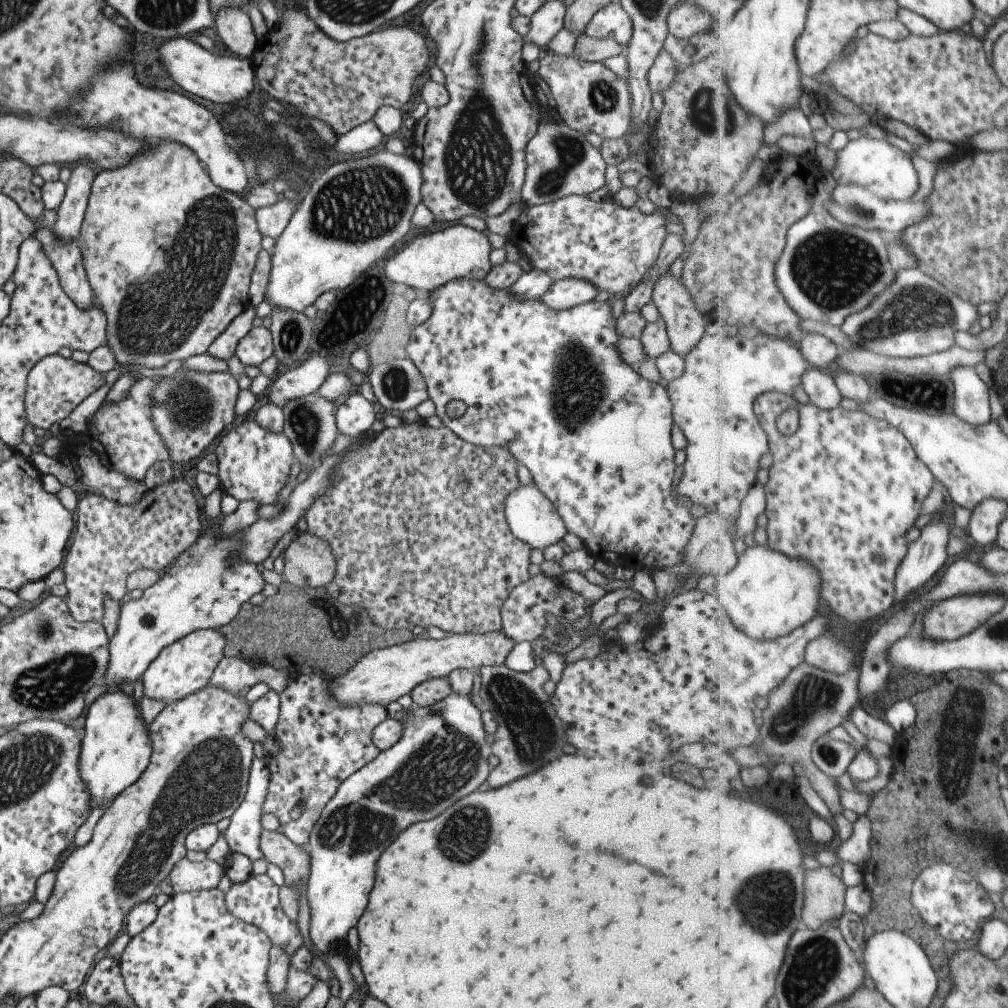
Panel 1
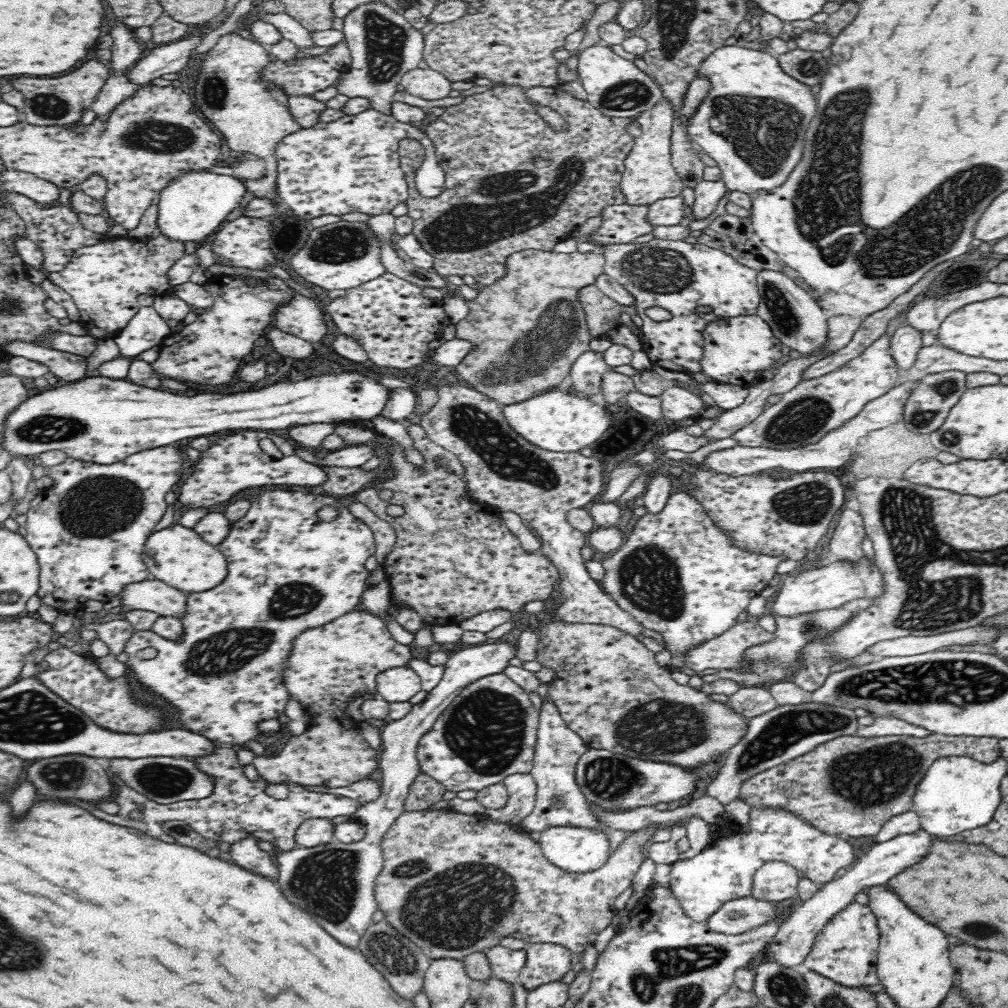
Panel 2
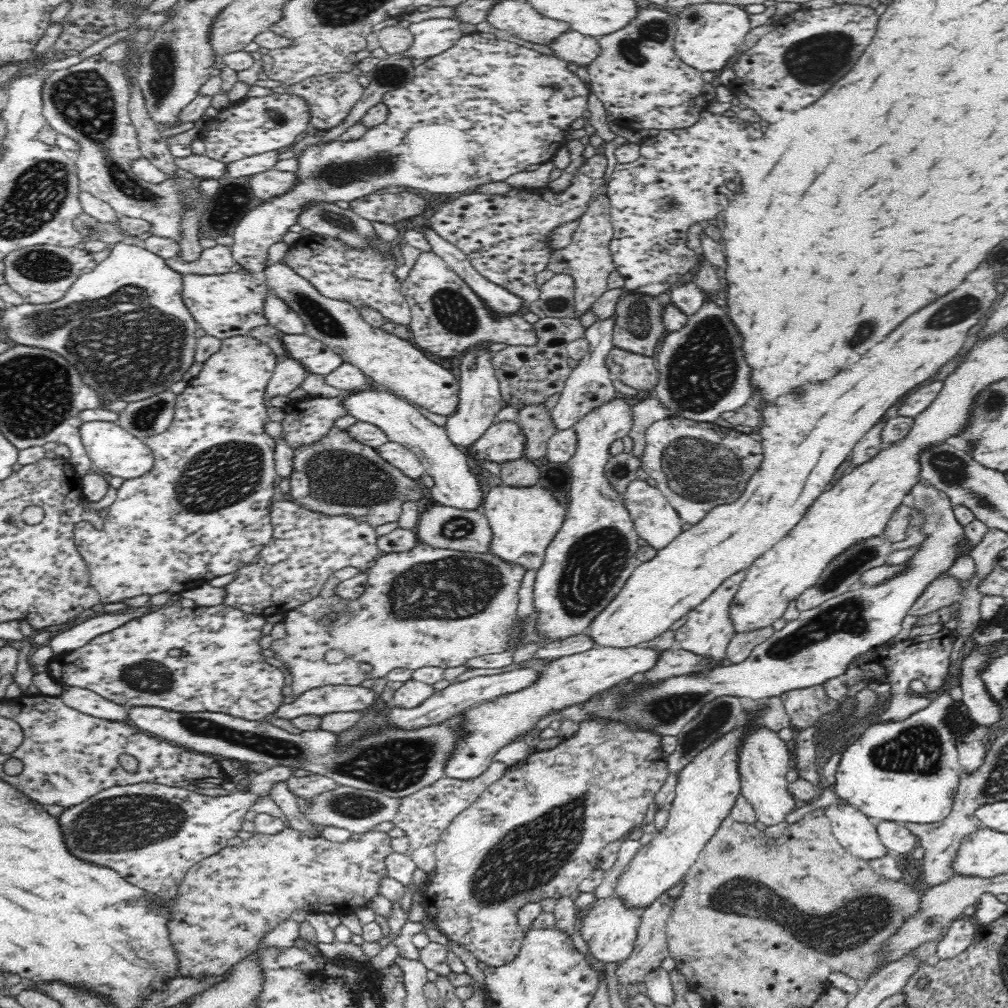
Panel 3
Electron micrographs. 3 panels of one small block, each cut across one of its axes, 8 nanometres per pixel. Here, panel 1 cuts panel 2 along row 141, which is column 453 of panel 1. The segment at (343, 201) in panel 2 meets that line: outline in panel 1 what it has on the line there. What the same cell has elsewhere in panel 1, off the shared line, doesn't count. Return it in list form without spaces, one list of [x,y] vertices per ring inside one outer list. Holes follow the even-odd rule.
[[[451,280],[433,292],[426,293],[427,298],[431,300],[431,314],[425,322],[415,325],[409,331],[408,340],[404,346],[409,362],[415,365],[419,374],[423,376],[425,382],[425,392],[427,400],[430,400],[435,407],[435,416],[437,416],[443,427],[449,428],[455,436],[466,440],[473,445],[479,446],[501,446],[509,454],[529,470],[531,478],[537,486],[537,490],[553,504],[557,514],[563,520],[566,532],[575,534],[583,549],[587,550],[595,559],[613,560],[613,562],[627,562],[627,550],[631,548],[631,554],[635,548],[639,548],[639,556],[653,556],[655,564],[671,566],[674,568],[682,562],[682,551],[690,542],[692,529],[696,522],[696,516],[699,512],[693,509],[688,503],[676,497],[675,464],[673,458],[675,450],[670,442],[670,430],[672,427],[672,405],[666,394],[664,383],[653,383],[647,381],[633,371],[628,364],[625,364],[617,350],[615,344],[619,336],[615,334],[615,319],[612,318],[611,306],[607,302],[589,300],[577,306],[571,306],[567,310],[553,310],[547,308],[547,304],[539,302],[539,298],[533,300],[513,300],[511,294],[507,294],[507,288],[489,288],[479,280]],[[451,400],[462,400],[465,403],[465,412],[459,418],[451,418],[445,413],[445,404]],[[653,544],[667,544],[671,550],[669,554],[649,554],[649,548]]]

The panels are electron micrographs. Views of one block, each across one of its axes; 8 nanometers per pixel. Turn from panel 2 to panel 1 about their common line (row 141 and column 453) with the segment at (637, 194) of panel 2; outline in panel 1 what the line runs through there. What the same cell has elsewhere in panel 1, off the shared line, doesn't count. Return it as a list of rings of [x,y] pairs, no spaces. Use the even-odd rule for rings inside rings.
[[[501,628],[497,632],[477,634],[446,635],[439,640],[428,639],[426,636],[416,636],[412,641],[403,642],[375,649],[361,656],[347,674],[330,679],[329,694],[331,700],[337,704],[371,703],[386,707],[390,702],[396,701],[399,696],[409,694],[409,691],[420,682],[432,678],[446,677],[455,669],[477,670],[479,667],[501,665],[509,650],[515,645],[513,640],[505,638]]]

